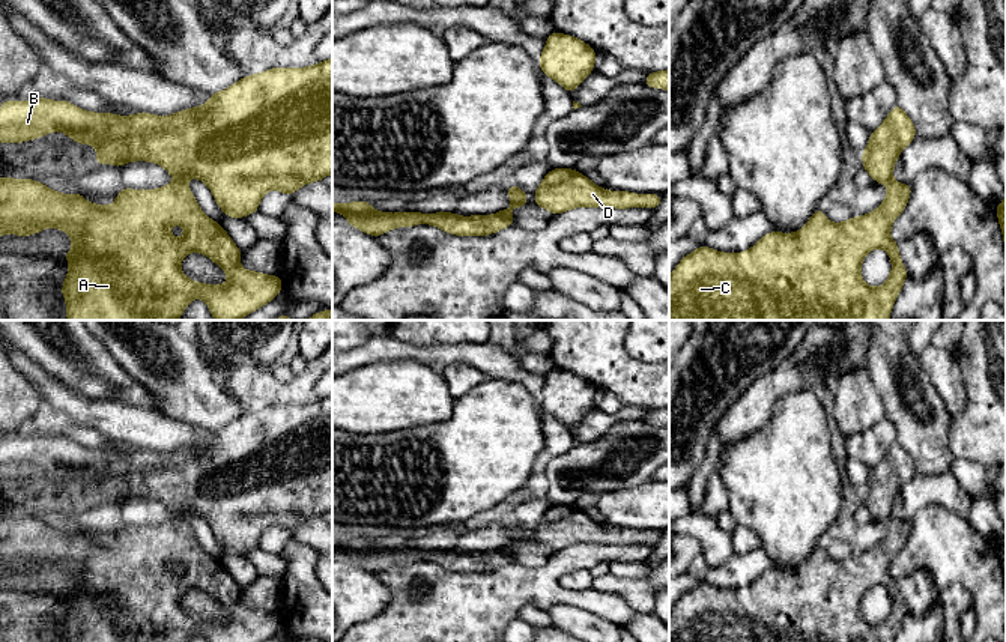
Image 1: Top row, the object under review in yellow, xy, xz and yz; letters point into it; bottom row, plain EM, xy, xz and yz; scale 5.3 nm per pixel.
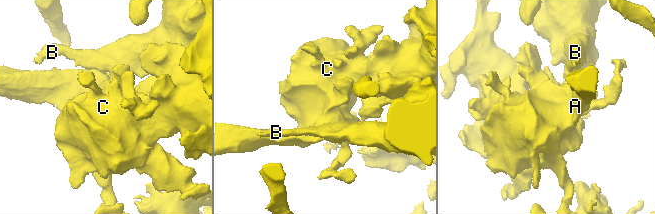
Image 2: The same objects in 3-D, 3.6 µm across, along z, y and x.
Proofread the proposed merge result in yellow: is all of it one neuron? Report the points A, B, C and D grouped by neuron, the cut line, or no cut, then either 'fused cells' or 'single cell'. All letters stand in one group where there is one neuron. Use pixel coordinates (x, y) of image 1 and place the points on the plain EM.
A B C D; no cut; single cell

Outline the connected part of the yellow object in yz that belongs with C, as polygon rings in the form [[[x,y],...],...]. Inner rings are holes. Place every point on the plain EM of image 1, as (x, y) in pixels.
[[[898,441],[884,459],[871,469],[869,480],[862,490],[862,499],[877,520],[887,522],[886,535],[875,547],[844,559],[832,559],[823,546],[817,546],[798,568],[770,568],[743,589],[722,589],[702,582],[684,592],[669,612],[669,642],[893,642],[908,610],[898,588],[898,580],[890,574],[890,564],[904,549],[911,531],[910,520],[893,517],[893,504],[902,486],[913,478],[916,471],[911,456]],[[874,585],[886,586],[892,597],[892,609],[880,624],[869,624],[860,610],[863,595]]]

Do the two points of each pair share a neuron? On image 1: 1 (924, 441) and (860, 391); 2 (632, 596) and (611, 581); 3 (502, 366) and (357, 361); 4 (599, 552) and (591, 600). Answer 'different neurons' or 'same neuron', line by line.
1: different neurons
2: same neuron
3: same neuron
4: same neuron

